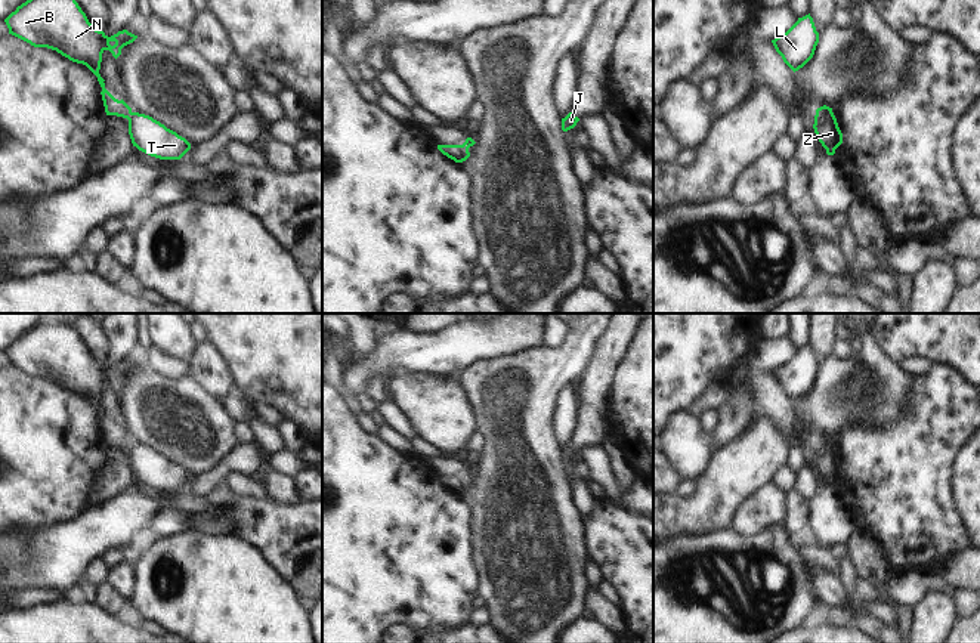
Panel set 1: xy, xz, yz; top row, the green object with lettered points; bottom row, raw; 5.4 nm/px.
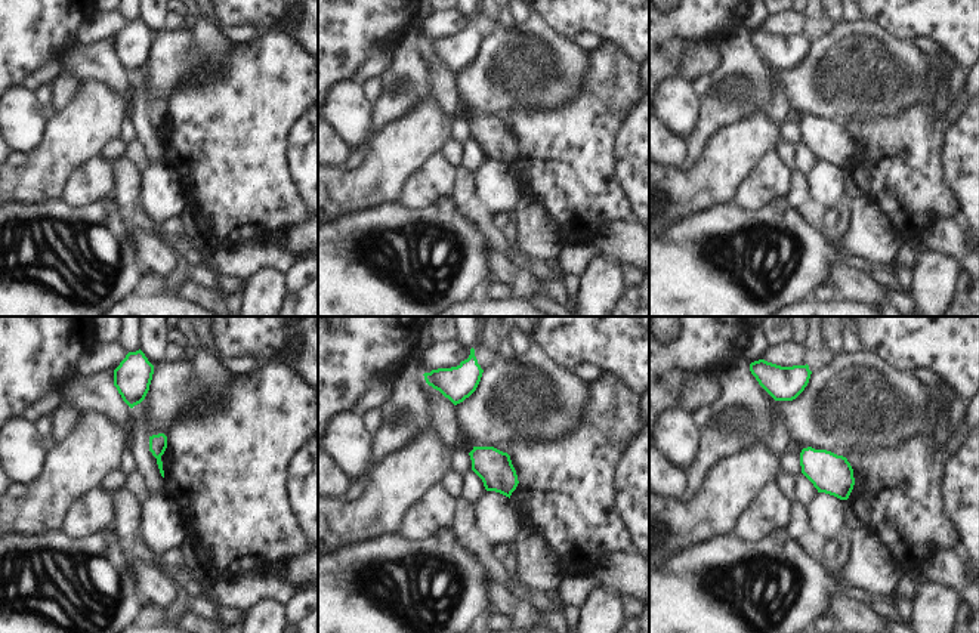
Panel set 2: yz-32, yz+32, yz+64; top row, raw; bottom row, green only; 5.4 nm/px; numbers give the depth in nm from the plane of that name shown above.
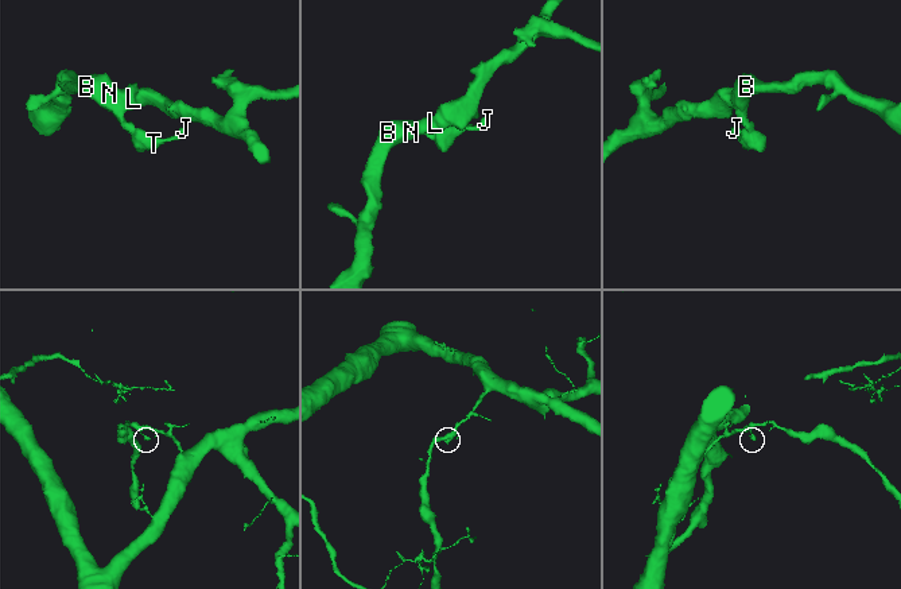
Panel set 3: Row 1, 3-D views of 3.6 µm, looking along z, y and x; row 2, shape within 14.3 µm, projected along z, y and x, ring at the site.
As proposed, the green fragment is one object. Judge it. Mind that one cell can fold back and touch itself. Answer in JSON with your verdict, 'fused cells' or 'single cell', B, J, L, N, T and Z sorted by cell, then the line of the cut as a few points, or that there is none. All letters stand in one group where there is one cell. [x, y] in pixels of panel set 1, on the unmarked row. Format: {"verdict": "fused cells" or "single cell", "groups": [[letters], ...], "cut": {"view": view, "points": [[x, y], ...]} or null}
{"verdict": "fused cells", "groups": [["B", "L", "N"], ["J", "T", "Z"]], "cut": {"view": "xz", "points": [[460, 476], [461, 492]]}}

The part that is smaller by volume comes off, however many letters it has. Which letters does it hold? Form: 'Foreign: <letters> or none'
Foreign: J, T, Z

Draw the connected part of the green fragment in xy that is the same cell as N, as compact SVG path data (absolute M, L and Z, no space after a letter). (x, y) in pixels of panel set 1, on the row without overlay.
M35 325L18 337L4 353L9 365L31 377L56 381L69 392L86 396L102 418L101 426L106 446L129 451L132 439L105 420L105 411L99 401L105 381L109 381L117 390L121 380L133 374L137 367L123 361L108 368L89 353L86 344L69 325Z

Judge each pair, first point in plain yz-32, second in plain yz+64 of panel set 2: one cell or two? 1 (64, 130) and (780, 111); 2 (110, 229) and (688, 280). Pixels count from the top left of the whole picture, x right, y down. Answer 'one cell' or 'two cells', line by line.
1: two cells
2: one cell

